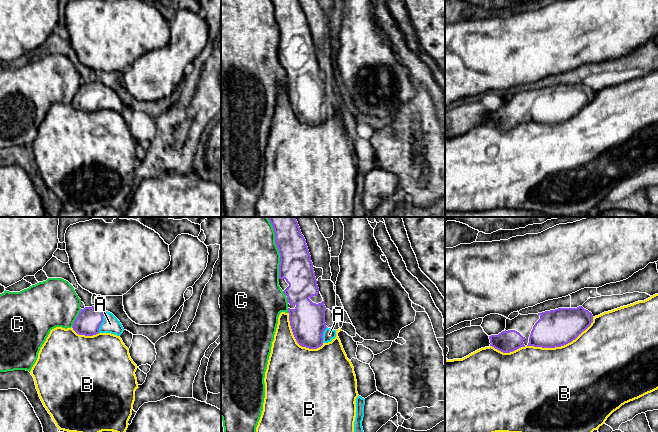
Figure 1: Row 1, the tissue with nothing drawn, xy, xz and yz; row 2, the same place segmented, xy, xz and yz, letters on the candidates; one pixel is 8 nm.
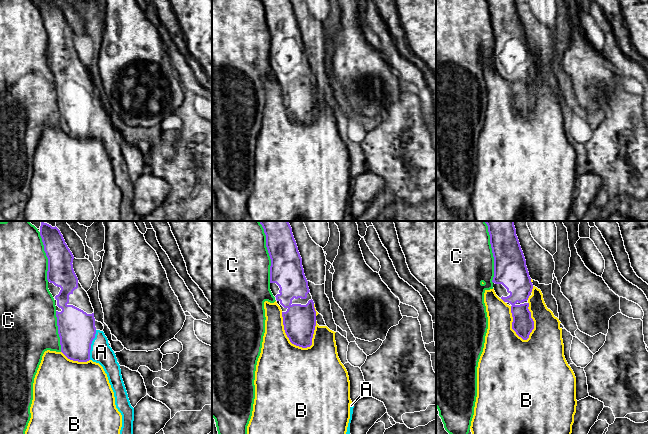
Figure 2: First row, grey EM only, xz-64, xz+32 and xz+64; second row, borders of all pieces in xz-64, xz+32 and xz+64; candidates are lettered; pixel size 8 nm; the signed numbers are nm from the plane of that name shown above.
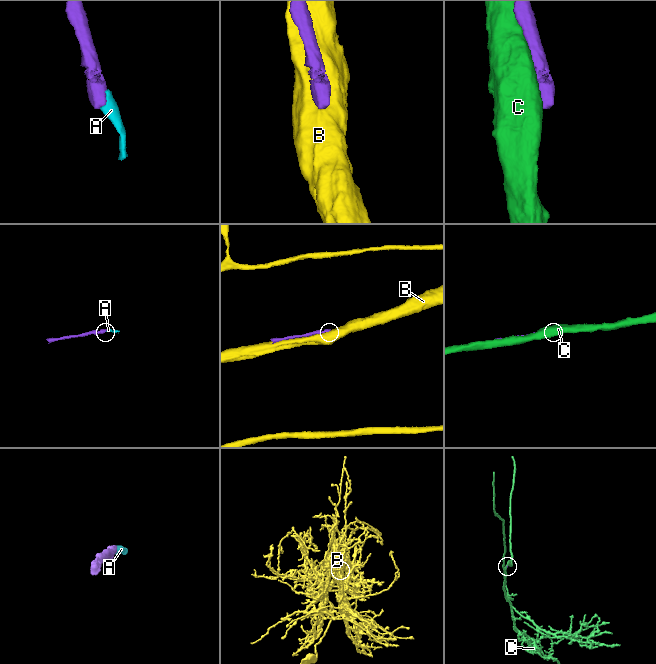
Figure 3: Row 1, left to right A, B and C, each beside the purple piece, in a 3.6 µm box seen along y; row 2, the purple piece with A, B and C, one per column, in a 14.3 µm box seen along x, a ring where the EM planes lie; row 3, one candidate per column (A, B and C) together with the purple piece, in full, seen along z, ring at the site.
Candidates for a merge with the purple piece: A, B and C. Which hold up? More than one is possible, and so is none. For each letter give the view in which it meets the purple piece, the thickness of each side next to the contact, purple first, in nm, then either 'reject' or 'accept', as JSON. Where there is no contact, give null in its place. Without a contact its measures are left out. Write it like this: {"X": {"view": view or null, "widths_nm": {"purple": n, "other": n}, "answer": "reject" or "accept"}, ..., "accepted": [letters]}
{"A": {"view": "xy", "widths_nm": {"purple": 200, "other": 140}, "answer": "accept"}, "B": {"view": "yz", "widths_nm": {"purple": 300, "other": 500}, "answer": "reject"}, "C": {"view": "xz", "widths_nm": {"purple": 260, "other": 480}, "answer": "reject"}, "accepted": ["A"]}

